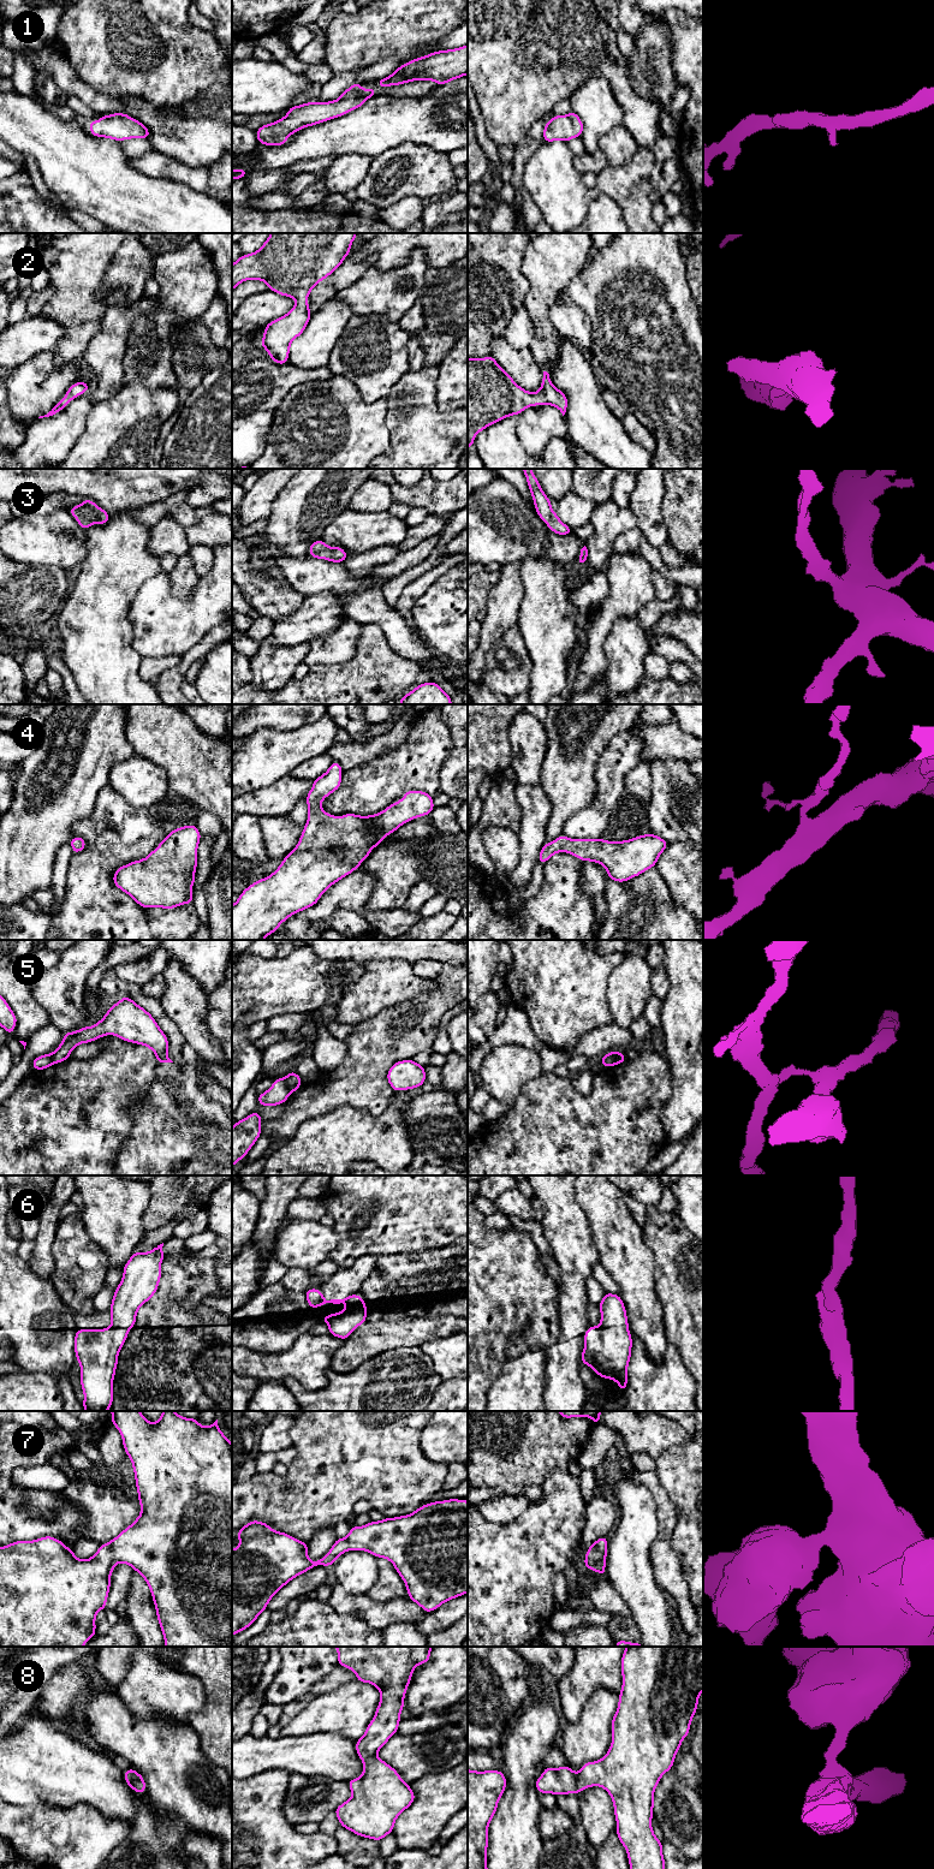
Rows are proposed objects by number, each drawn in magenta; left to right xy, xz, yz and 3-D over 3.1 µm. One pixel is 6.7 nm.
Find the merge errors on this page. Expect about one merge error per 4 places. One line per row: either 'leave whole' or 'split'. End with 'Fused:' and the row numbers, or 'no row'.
1: leave whole
2: leave whole
3: leave whole
4: leave whole
5: split
6: leave whole
7: leave whole
8: leave whole
Fused: 5

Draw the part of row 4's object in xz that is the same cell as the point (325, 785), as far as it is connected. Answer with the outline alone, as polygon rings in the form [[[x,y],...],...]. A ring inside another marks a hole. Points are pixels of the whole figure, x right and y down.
[[[333,761],[325,774],[313,780],[307,794],[308,821],[297,846],[273,874],[246,887],[232,905],[232,940],[264,940],[288,917],[315,905],[333,883],[355,871],[388,834],[416,817],[429,815],[435,808],[427,792],[410,790],[401,800],[379,814],[332,816],[322,810],[321,803],[340,787],[341,775],[340,763]]]

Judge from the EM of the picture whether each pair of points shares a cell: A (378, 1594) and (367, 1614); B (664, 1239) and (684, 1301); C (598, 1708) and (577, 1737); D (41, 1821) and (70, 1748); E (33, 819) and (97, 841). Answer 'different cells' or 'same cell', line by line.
A: different cells
B: same cell
C: same cell
D: different cells
E: different cells

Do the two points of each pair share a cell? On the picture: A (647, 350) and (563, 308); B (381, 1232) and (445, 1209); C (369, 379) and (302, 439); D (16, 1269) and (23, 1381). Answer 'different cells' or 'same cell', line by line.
A: different cells
B: same cell
C: different cells
D: different cells

